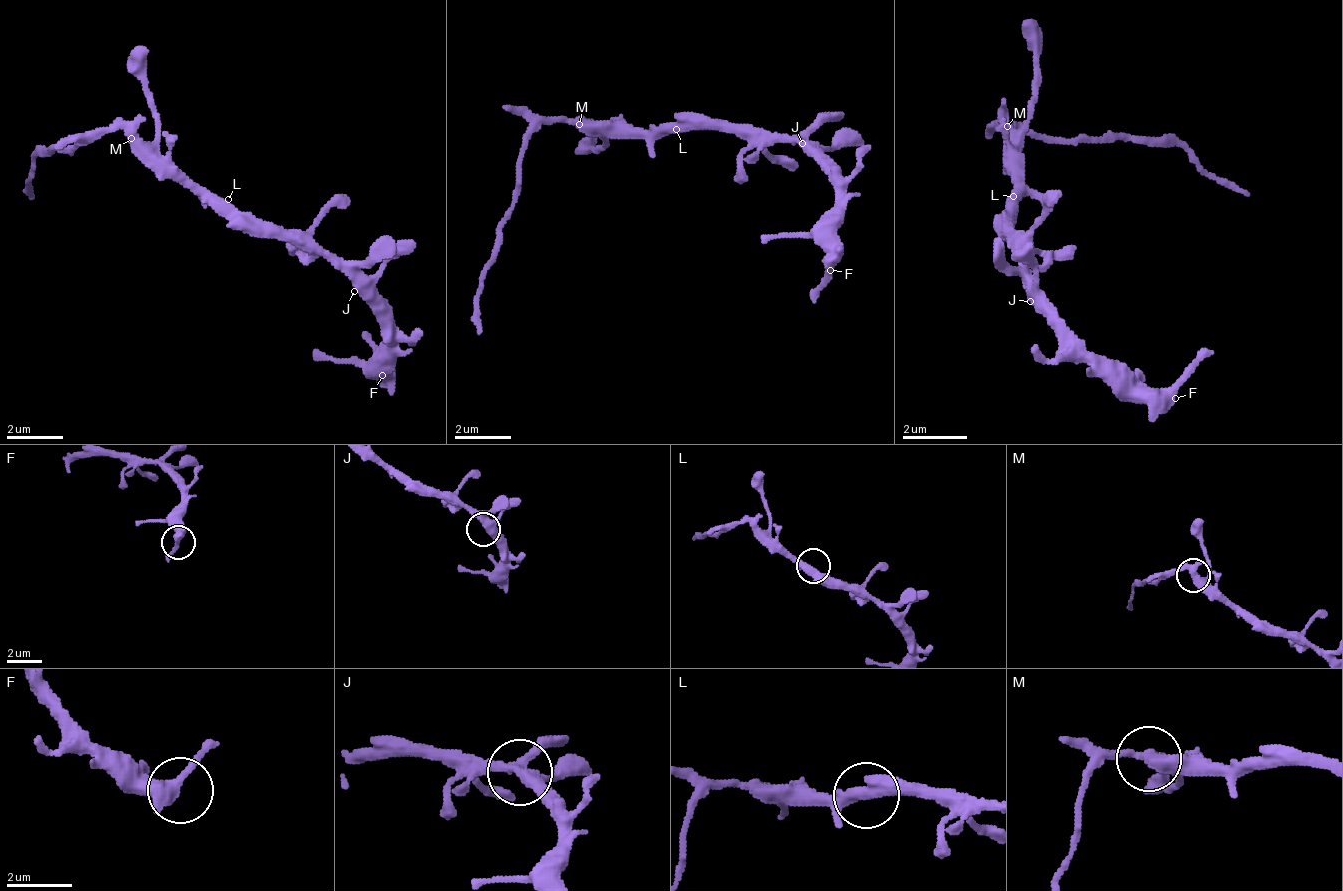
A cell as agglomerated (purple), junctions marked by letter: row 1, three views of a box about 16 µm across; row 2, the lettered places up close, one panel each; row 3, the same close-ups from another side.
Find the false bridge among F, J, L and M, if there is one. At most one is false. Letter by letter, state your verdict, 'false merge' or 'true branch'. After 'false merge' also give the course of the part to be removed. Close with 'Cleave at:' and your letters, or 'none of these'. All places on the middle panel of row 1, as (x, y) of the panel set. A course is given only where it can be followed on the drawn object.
F: true branch
J: true branch
L: true branch
M: false merge; course (578, 122), (542, 122), (528, 136), (493, 263), (479, 333)
Cleave at: M

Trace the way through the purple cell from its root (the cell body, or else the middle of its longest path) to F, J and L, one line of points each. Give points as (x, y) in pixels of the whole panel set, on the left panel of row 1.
F: (214, 192), (256, 221), (298, 228), (354, 284), (354, 291), (389, 326), (389, 368), (382, 375)
J: (214, 192), (256, 221), (270, 221), (277, 228), (298, 228), (354, 284), (354, 291)
L: (214, 192), (221, 199), (228, 199)

